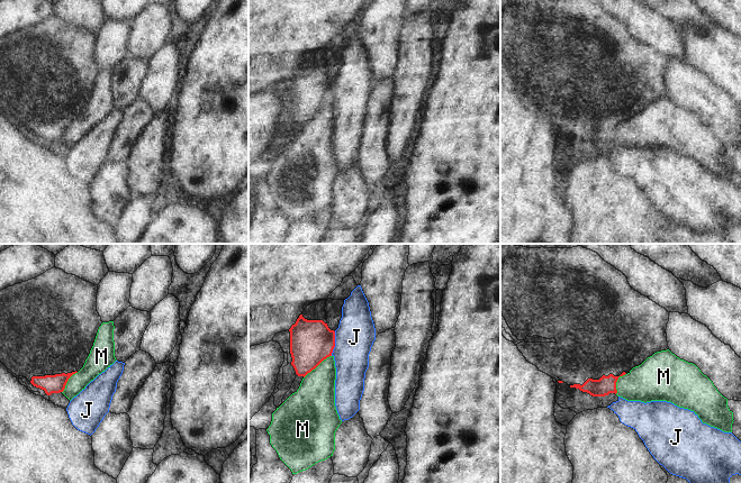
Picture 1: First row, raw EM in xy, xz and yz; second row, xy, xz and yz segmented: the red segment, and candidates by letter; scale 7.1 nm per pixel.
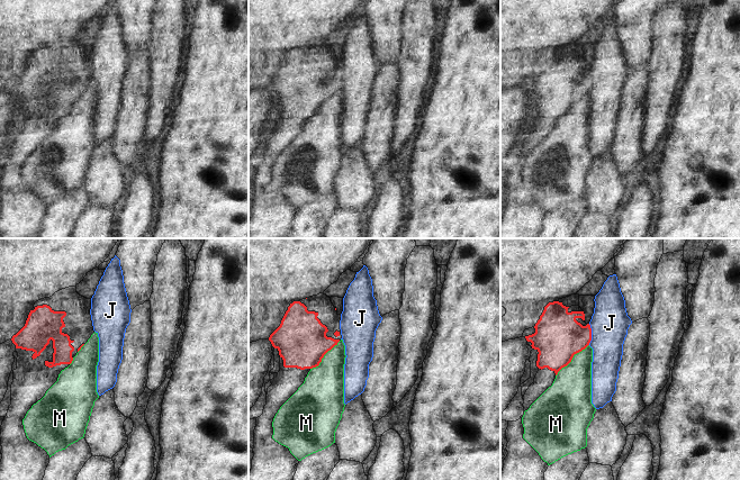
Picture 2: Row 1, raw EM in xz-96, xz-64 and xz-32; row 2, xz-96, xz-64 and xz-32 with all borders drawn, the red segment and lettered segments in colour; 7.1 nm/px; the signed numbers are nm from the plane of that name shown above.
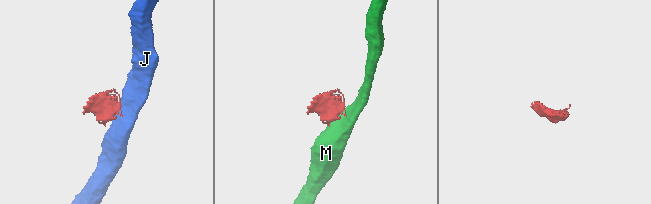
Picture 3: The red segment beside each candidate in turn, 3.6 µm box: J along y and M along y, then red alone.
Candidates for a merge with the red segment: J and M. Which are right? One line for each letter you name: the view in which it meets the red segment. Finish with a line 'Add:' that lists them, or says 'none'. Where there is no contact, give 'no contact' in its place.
Add: none

